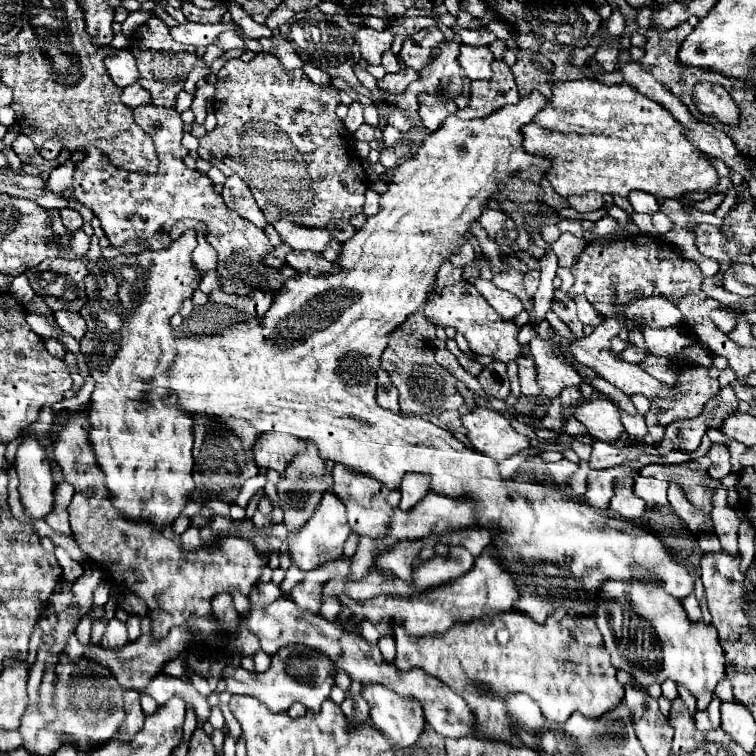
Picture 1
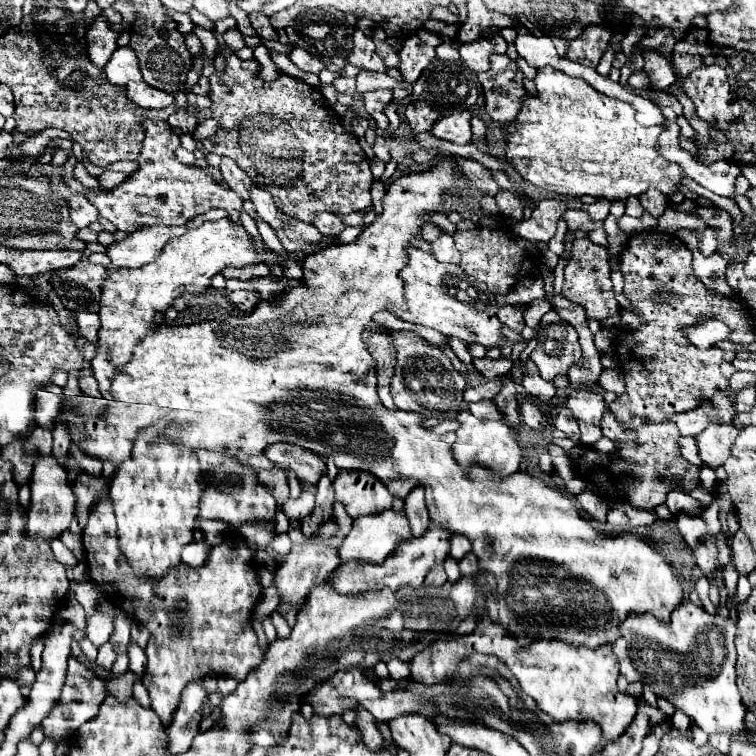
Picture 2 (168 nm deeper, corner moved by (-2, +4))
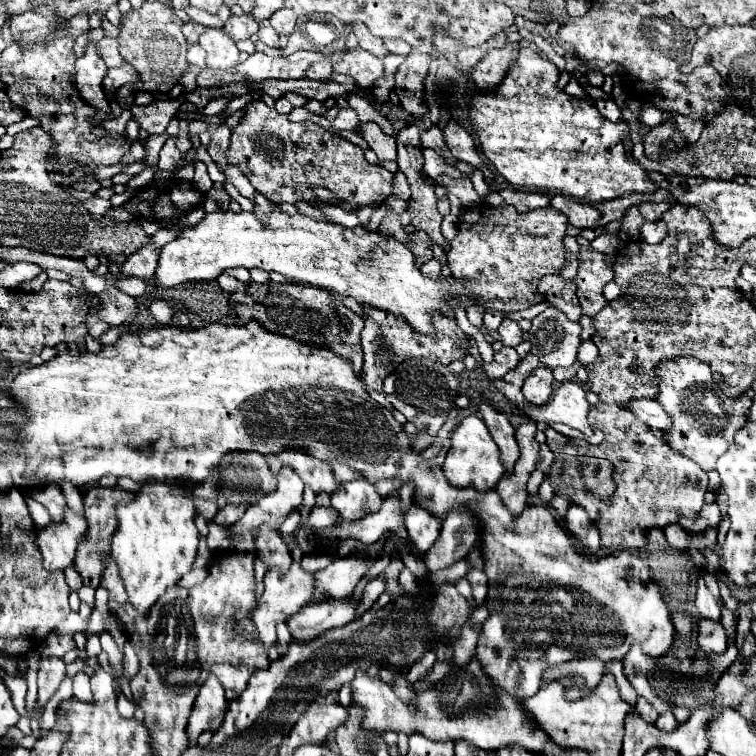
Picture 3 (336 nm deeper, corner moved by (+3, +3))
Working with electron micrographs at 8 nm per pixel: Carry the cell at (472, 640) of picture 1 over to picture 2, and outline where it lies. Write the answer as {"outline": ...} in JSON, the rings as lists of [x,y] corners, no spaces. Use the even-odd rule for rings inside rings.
{"outline":[[[487,617],[477,625],[475,633],[457,639],[439,639],[431,649],[415,655],[409,661],[413,673],[411,679],[423,685],[443,683],[449,675],[453,675],[455,663],[471,655],[471,651],[491,653],[499,657],[509,667],[509,671],[513,671],[523,691],[531,695],[537,701],[539,709],[551,715],[555,721],[593,721],[603,729],[603,737],[609,743],[619,739],[635,717],[635,699],[621,693],[617,687],[619,665],[617,657],[613,657],[611,645],[589,649],[585,645],[573,647],[559,639],[539,639],[531,641],[529,647],[521,647],[517,637],[509,637],[509,633],[501,629],[501,625],[489,621]]]}

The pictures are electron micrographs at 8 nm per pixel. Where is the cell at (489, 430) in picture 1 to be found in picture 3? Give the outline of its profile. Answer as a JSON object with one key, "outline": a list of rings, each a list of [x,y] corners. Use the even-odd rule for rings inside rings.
{"outline":[[[466,416],[452,432],[452,446],[444,460],[444,476],[456,488],[476,488],[478,492],[492,490],[500,476],[504,474],[504,464],[500,462],[500,450],[492,440],[486,424],[476,416]]]}

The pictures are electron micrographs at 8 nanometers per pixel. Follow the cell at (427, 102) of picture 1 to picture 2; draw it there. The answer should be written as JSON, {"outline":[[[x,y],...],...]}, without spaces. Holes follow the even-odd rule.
{"outline":[[[465,111],[465,113],[455,113],[453,117],[443,117],[431,131],[435,137],[465,145],[471,141],[471,113]]]}

